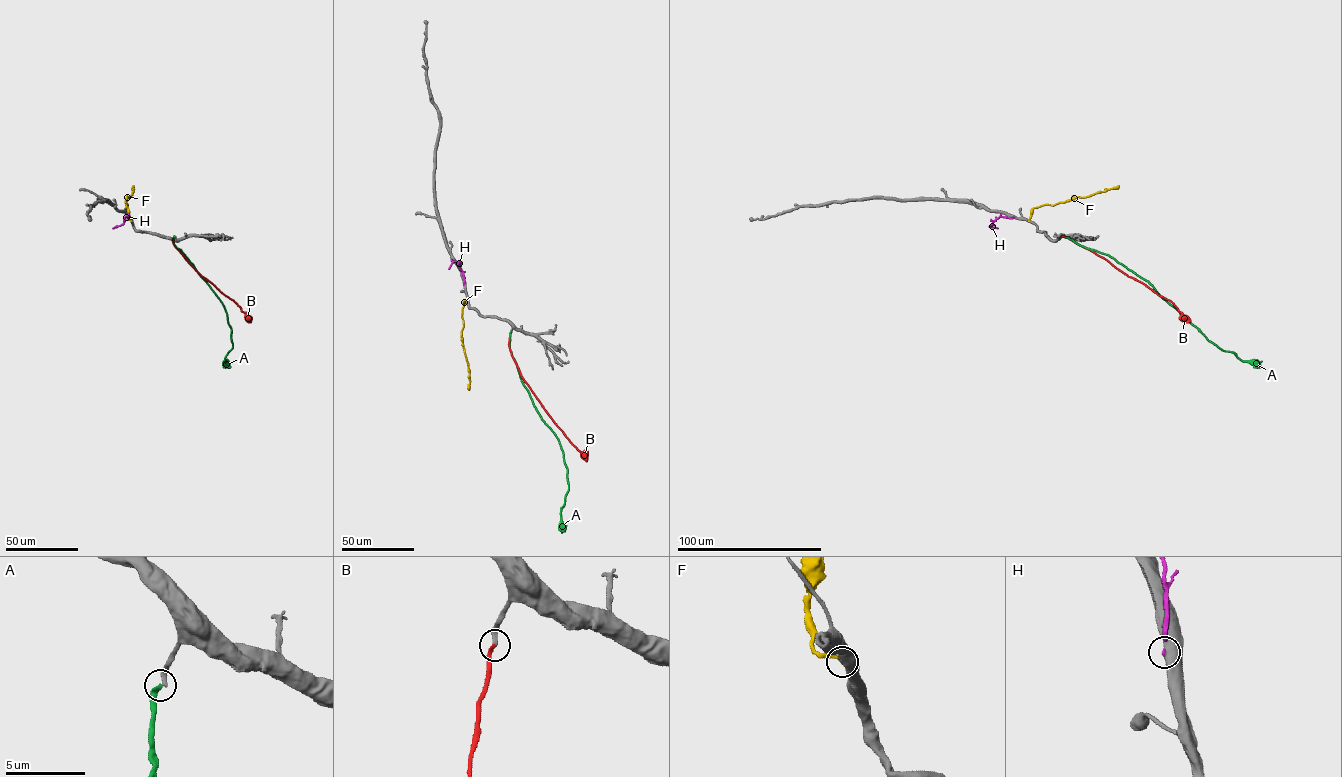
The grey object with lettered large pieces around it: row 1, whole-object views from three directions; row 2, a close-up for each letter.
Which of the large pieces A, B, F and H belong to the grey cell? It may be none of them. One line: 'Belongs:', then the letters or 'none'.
Belongs: B

